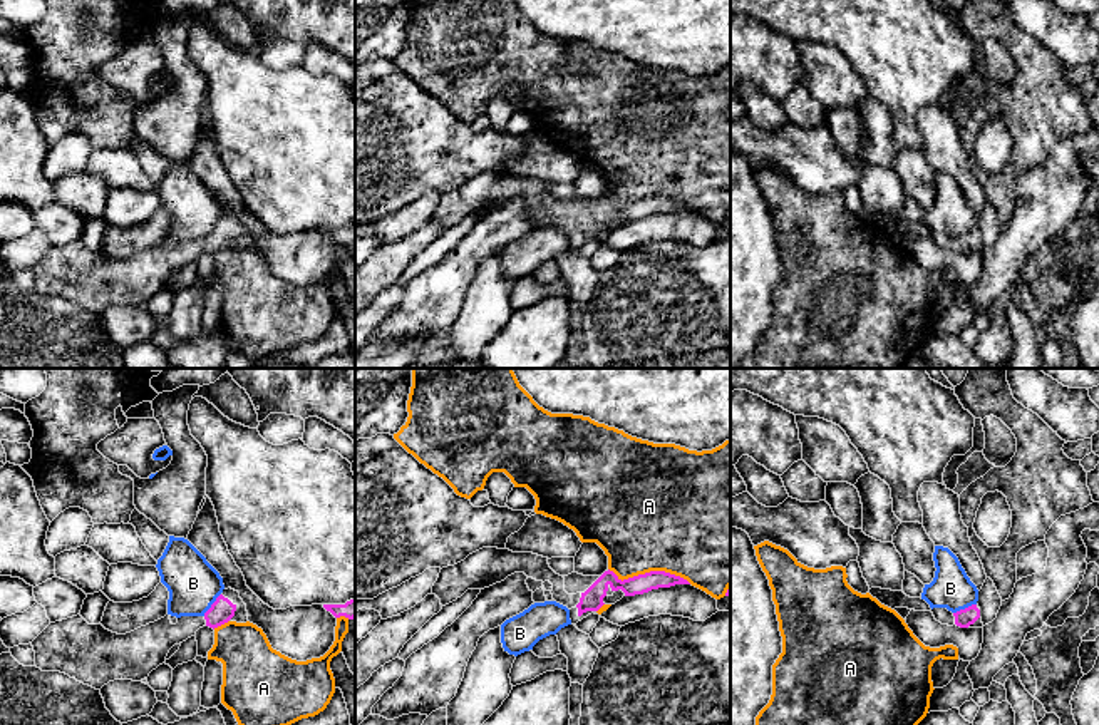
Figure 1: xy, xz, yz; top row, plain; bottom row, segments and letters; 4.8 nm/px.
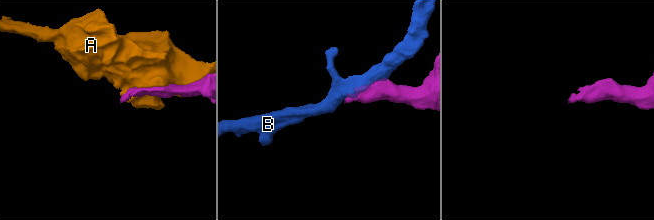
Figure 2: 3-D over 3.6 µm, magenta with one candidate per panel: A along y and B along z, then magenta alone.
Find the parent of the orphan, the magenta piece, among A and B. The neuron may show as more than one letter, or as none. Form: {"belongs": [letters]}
{"belongs": []}

